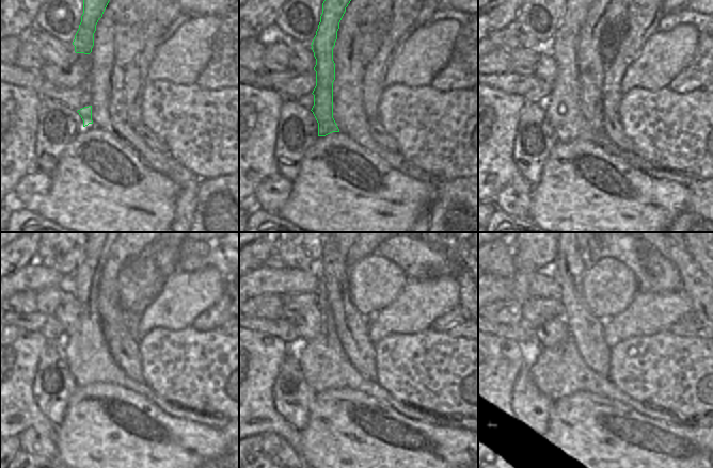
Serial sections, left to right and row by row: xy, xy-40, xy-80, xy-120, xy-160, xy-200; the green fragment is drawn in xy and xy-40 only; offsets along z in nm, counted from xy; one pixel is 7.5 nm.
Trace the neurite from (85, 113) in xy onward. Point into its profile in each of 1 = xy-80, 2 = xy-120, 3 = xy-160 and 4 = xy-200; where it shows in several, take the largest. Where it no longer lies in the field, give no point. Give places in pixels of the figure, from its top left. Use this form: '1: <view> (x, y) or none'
1: xy-80 (564, 113)
2: xy-120 (89, 359)
3: xy-160 (325, 365)
4: xy-200 (559, 371)

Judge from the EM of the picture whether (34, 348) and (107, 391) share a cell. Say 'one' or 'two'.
two

